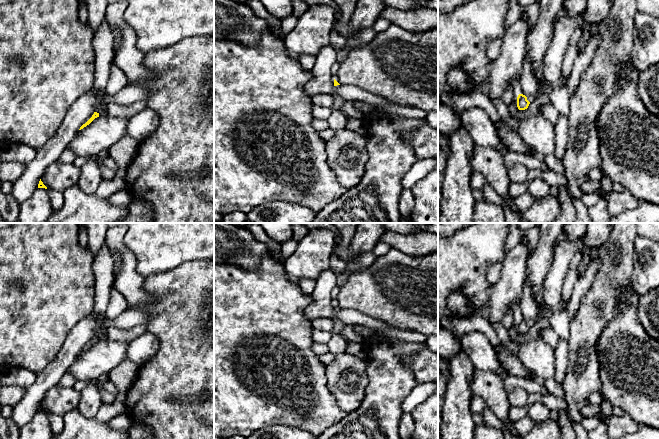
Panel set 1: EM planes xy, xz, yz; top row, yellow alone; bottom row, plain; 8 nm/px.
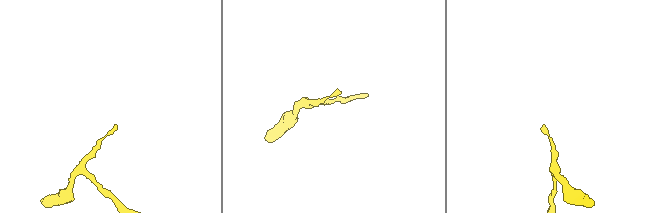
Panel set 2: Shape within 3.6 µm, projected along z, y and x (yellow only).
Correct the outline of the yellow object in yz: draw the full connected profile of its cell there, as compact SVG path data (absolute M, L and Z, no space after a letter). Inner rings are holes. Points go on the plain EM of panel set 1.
M526 274L523 284L523 293L520 302L520 308L521 317L517 321L517 331L519 334L525 334L528 332L530 328L530 326L527 324L528 320L535 321L539 314L547 315L548 312L548 308L545 302L538 304L535 301L531 287L526 278Z

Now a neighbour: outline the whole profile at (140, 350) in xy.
M146 332L129 343L127 358L141 366L158 351L159 341L155 335Z

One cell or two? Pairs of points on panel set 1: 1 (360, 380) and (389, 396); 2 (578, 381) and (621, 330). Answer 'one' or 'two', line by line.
1: two
2: two

